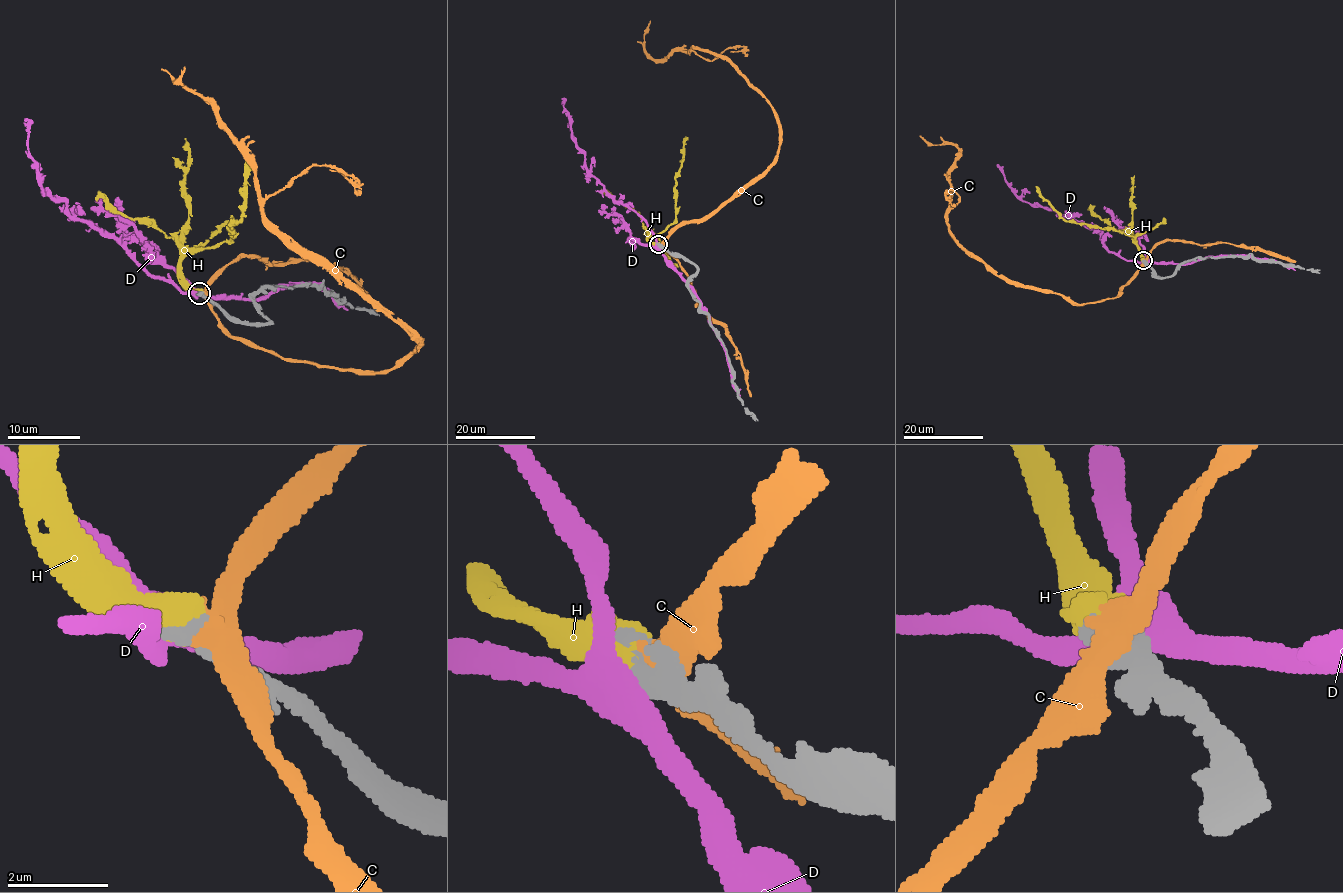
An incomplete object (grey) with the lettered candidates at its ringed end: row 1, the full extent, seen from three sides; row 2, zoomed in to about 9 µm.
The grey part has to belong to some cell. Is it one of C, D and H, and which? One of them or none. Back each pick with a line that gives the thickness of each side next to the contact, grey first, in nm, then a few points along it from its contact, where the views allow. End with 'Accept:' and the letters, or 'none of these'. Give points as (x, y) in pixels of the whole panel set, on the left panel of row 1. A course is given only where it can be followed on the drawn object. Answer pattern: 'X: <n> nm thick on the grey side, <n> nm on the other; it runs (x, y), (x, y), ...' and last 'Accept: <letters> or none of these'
H: 500 nm thick on the grey side, 750 nm on the other; it runs (200, 293), (182, 275), (181, 261), (229, 239), (244, 201), (244, 165), (249, 158)
Accept: H

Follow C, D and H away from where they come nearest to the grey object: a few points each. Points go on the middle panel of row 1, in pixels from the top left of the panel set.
C: (660, 246), (763, 172), (777, 154), (779, 125), (725, 58), (695, 48), (654, 59), (644, 33), (650, 20)
D: (659, 246), (645, 221), (619, 203), (589, 171), (562, 98)
H: (659, 244), (653, 244), (648, 238), (661, 234), (675, 219), (676, 177), (686, 136)

